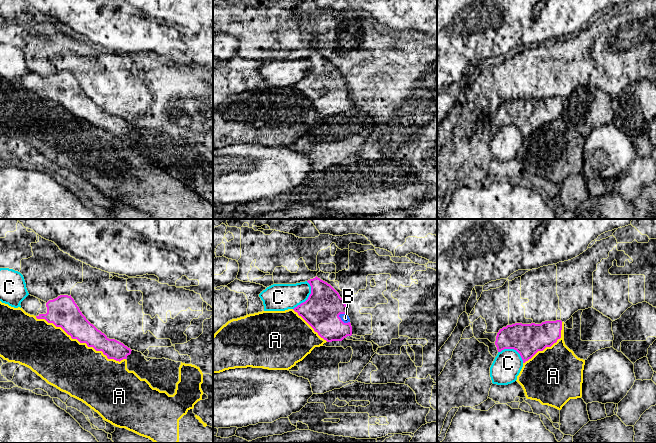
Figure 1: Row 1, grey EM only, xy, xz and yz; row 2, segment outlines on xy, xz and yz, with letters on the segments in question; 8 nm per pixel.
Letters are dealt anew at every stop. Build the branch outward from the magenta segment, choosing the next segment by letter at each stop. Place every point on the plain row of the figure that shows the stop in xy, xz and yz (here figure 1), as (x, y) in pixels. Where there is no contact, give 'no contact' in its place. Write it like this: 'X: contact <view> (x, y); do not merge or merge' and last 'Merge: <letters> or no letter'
A: contact xy (80, 118); do not merge
B: contact xz (342, 97); merge
C: contact xz (308, 73); do not merge
Merge: B

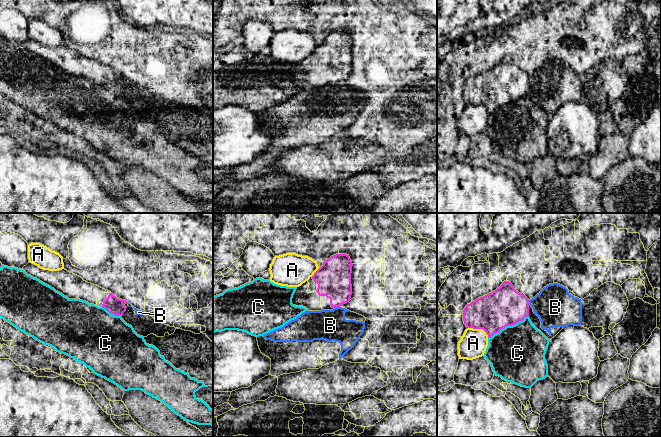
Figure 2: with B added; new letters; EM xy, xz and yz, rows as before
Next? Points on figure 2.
A: contact yz (479, 104); do not merge
B: contact xz (336, 83); do not merge
C: contact yz (508, 101); do not merge
Merge: no letter

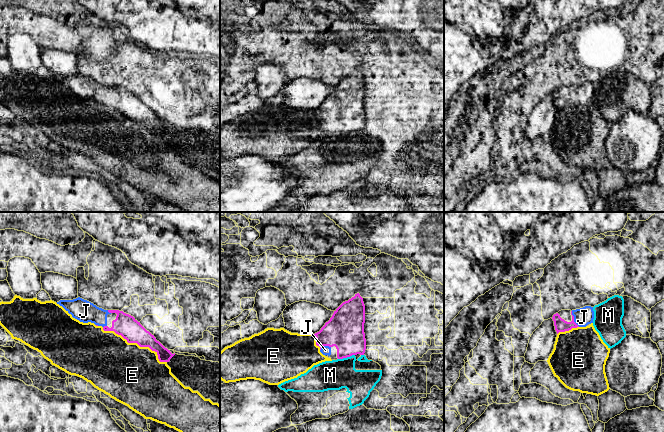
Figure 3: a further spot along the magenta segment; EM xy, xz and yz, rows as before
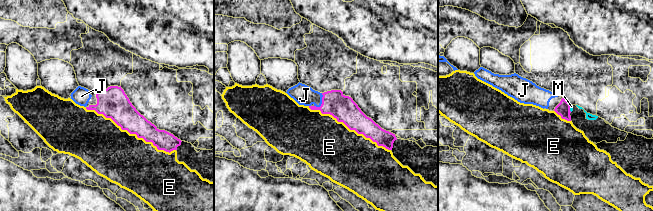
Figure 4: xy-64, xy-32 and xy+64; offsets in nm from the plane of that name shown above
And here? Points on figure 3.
E: contact xy (136, 118); do not merge
J: contact yz (573, 95); merge
M: contact xz (346, 133); do not merge
Merge: J

